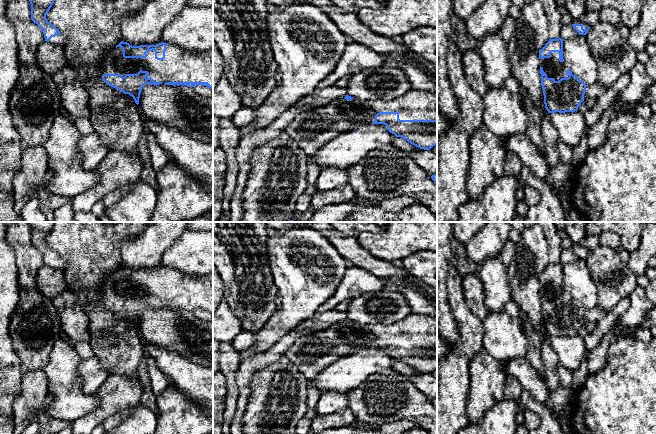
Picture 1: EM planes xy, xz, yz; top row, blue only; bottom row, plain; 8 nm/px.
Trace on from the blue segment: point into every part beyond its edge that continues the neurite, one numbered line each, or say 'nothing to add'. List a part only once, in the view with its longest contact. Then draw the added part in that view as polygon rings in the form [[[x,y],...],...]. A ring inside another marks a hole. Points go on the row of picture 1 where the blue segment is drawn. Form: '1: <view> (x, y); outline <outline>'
1: xy (179, 65); outline [[[172,44],[166,45],[165,58],[157,60],[155,51],[148,51],[146,58],[124,58],[121,47],[114,47],[105,53],[102,62],[103,74],[137,74],[141,71],[148,71],[146,78],[154,82],[208,82],[213,87],[213,49],[207,51],[190,51]]]

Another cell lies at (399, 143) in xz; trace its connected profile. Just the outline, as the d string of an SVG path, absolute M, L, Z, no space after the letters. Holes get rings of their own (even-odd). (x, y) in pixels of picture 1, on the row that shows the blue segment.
M396 137L390 144L395 148L406 152L409 155L415 151L415 147L416 147L401 137Z

